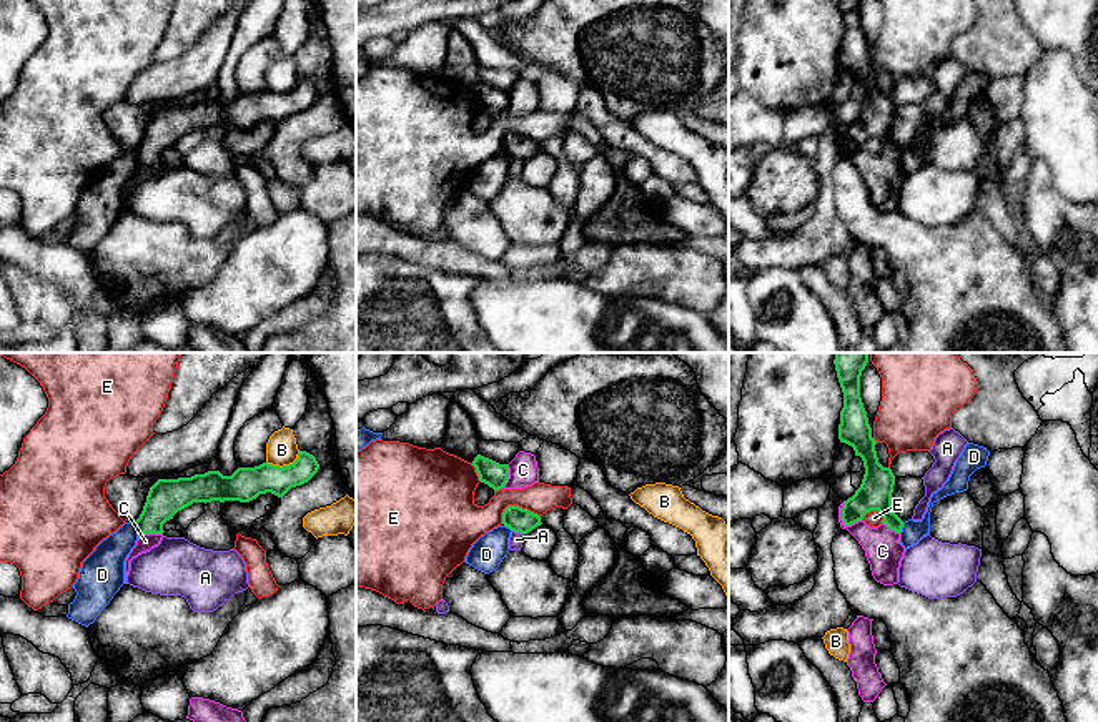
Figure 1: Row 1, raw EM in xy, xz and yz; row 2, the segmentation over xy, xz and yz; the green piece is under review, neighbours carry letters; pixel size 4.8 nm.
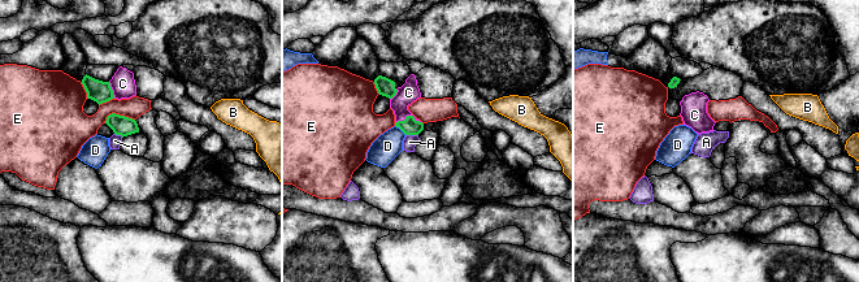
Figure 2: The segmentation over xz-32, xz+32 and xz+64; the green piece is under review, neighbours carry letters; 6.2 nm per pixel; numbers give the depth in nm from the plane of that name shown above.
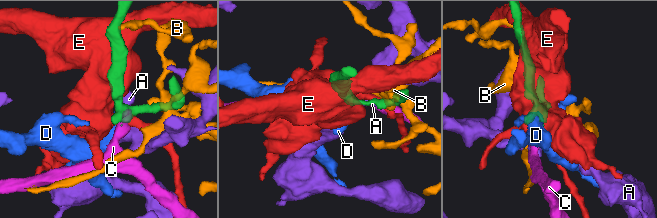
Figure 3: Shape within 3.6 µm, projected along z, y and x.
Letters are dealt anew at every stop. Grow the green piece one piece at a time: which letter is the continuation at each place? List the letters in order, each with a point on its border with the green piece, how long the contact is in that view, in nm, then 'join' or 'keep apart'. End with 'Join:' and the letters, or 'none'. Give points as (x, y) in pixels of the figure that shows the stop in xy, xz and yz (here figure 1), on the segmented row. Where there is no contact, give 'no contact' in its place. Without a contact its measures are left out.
A: xz (518, 531) | 60 nm | keep apart
B: xy (285, 466) | 180 nm | keep apart
C: yz (842, 519) | 130 nm | join
D: xy (135, 526) | 70 nm | keep apart
E: xz (514, 506) | 200 nm | keep apart
Join: C

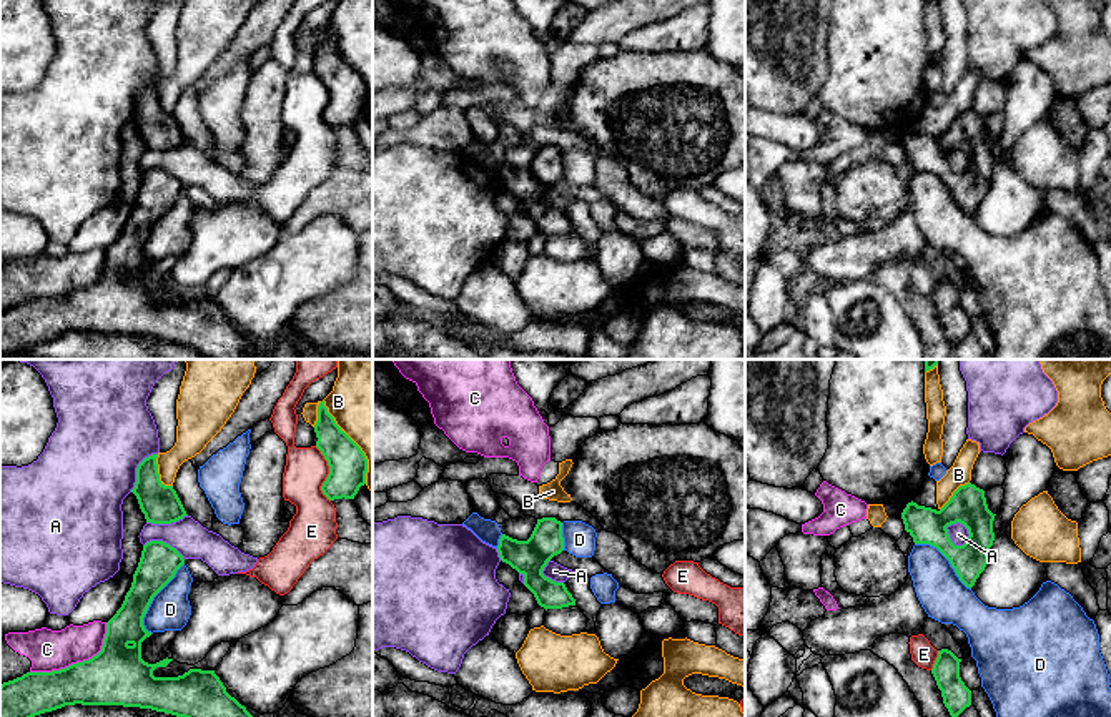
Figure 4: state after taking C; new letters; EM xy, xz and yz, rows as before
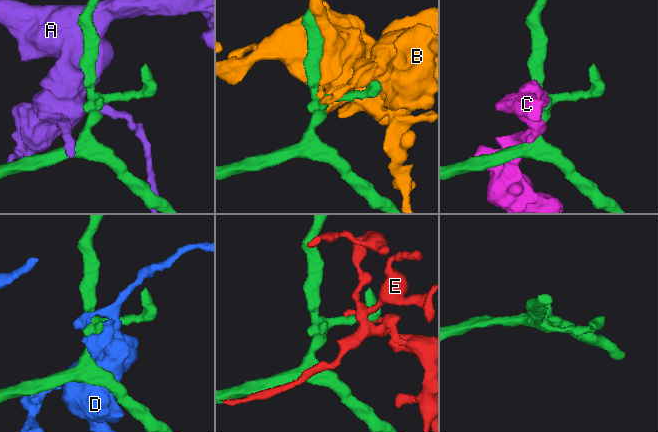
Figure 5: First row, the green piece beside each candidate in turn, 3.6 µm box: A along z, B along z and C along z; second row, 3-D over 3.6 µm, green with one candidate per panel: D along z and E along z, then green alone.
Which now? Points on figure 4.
A: yz (952, 543) | 130 nm | keep apart
B: xy (353, 441) | 460 nm | keep apart
C: xy (79, 662) | 440 nm | keep apart
D: xy (153, 596) | 380 nm | keep apart
E: xy (328, 474) | 280 nm | keep apart
Join: none

